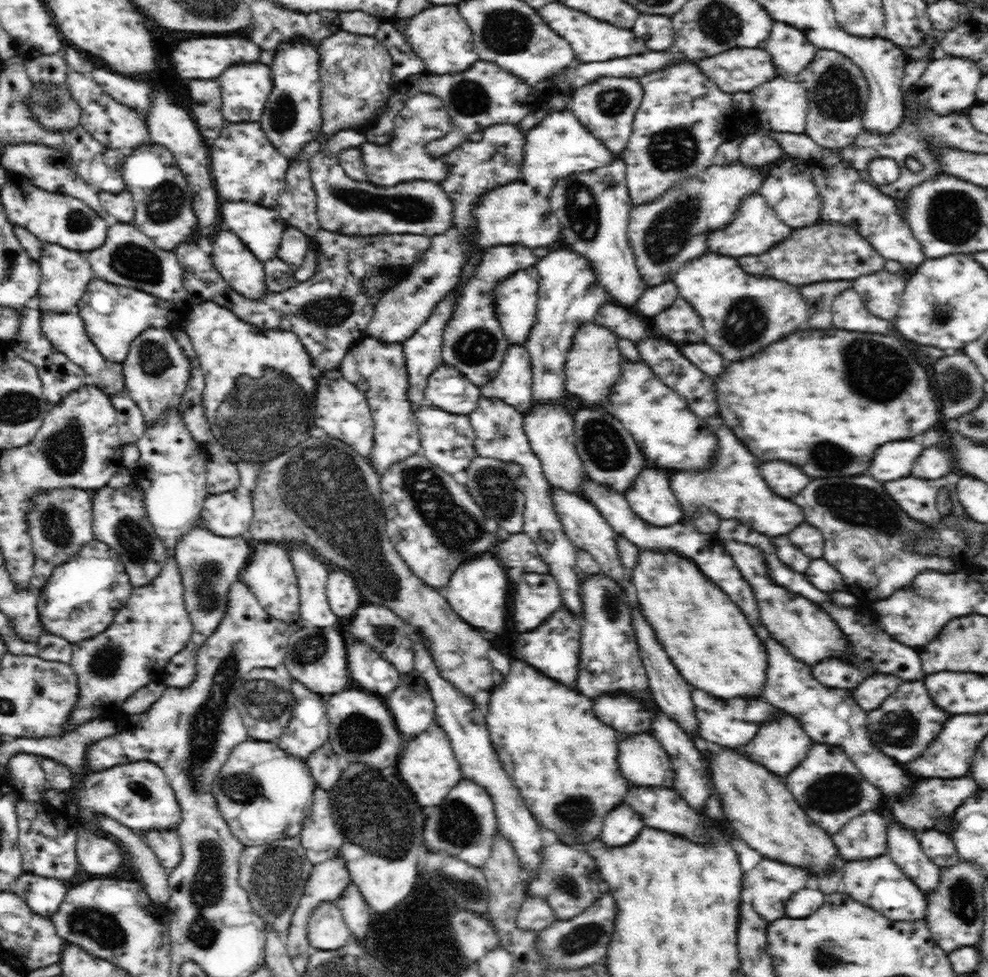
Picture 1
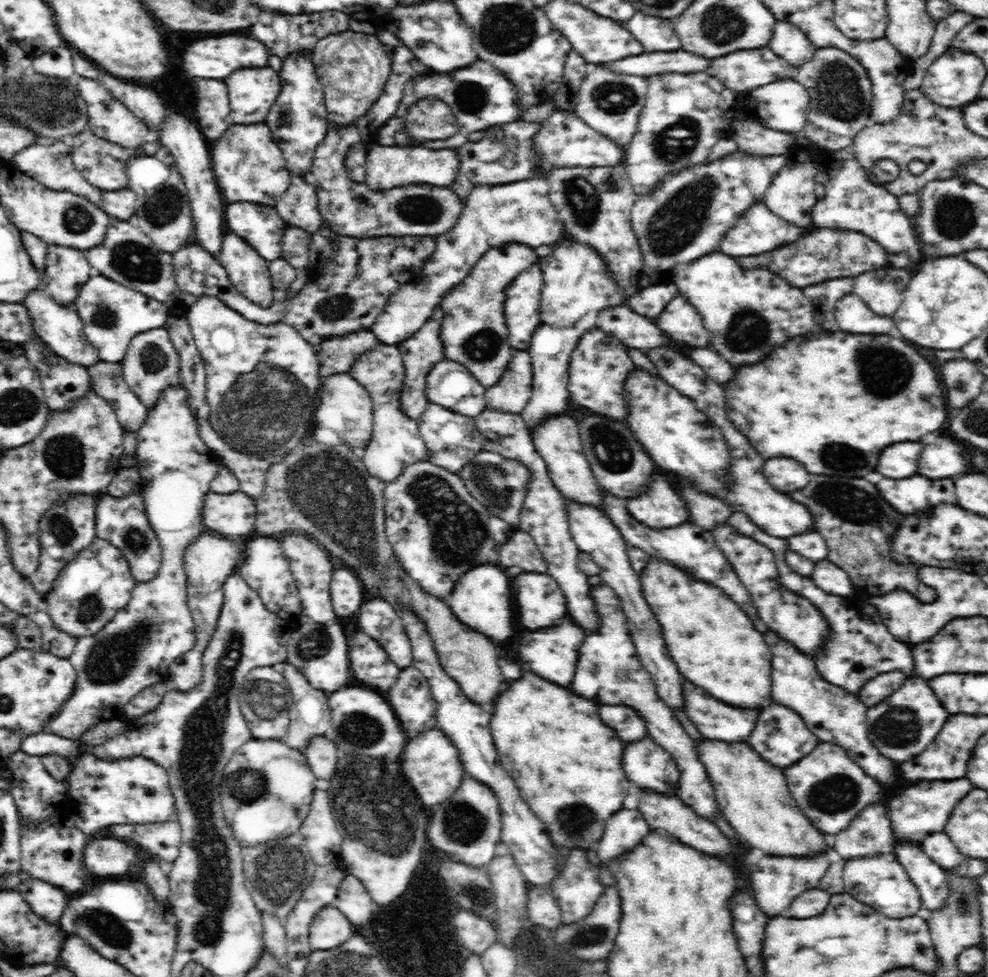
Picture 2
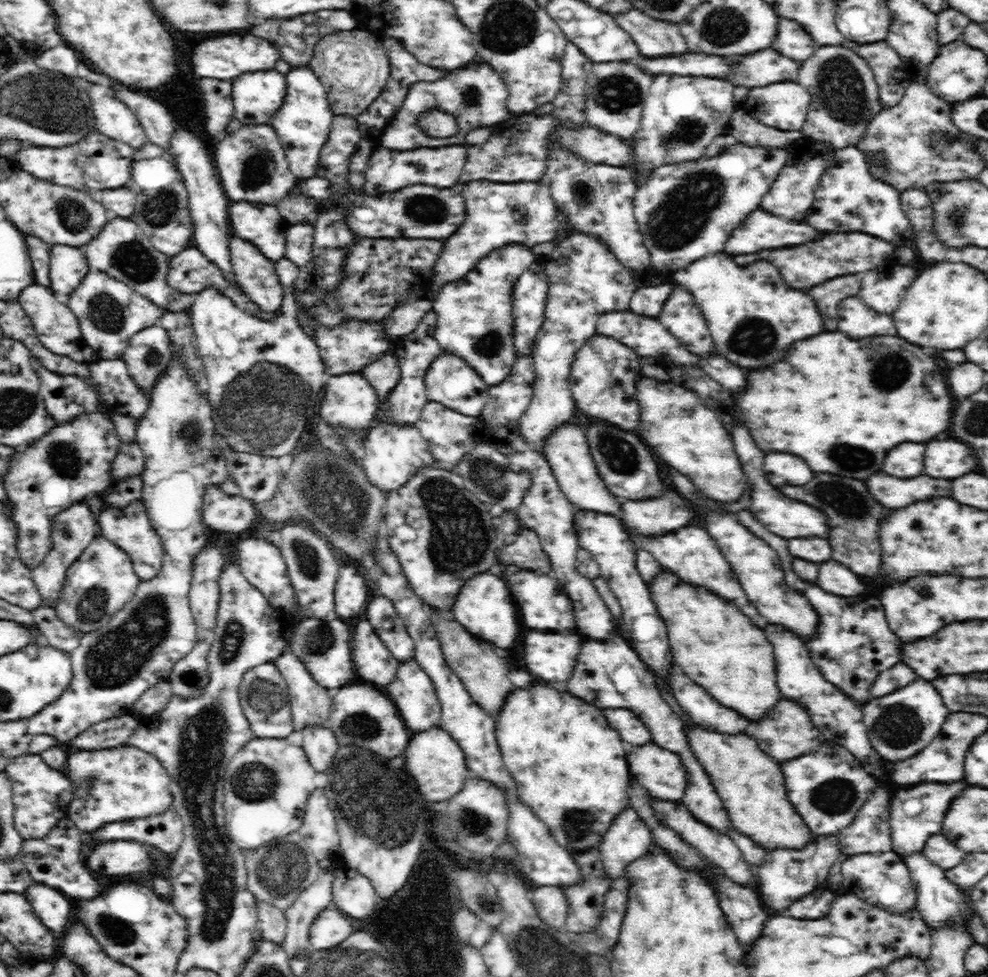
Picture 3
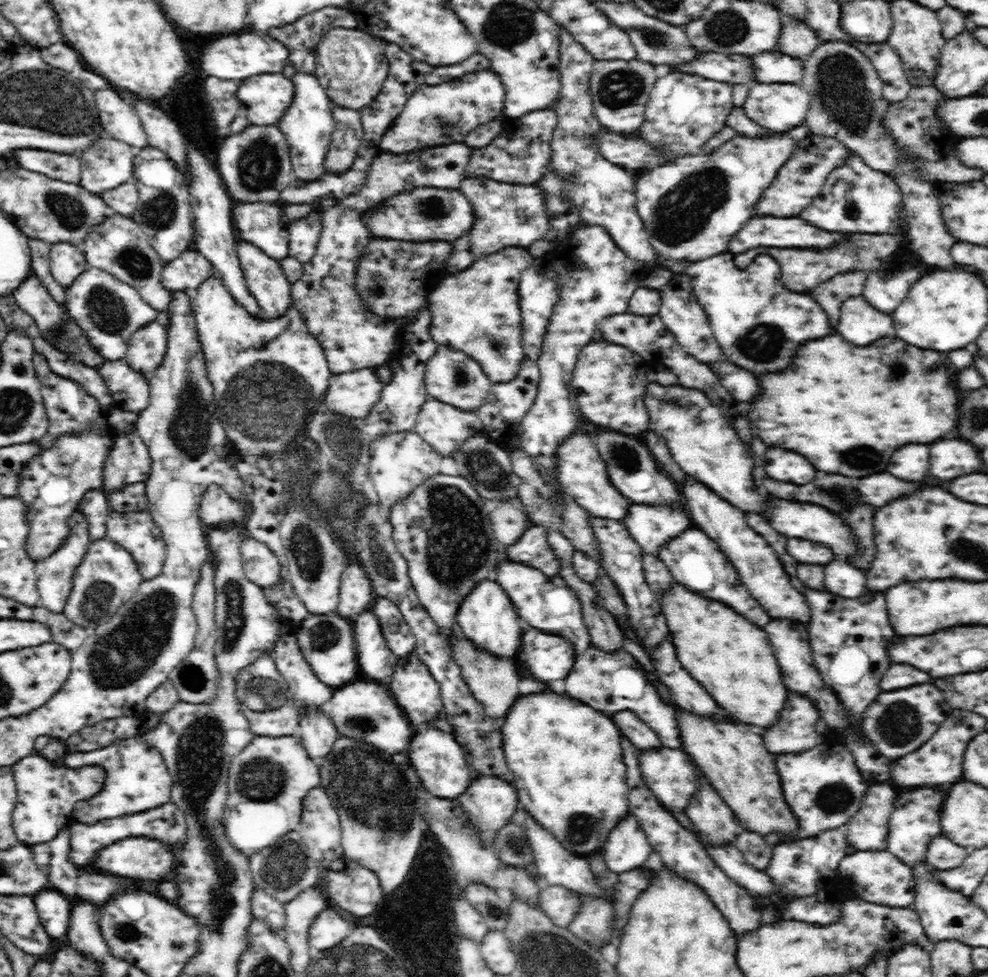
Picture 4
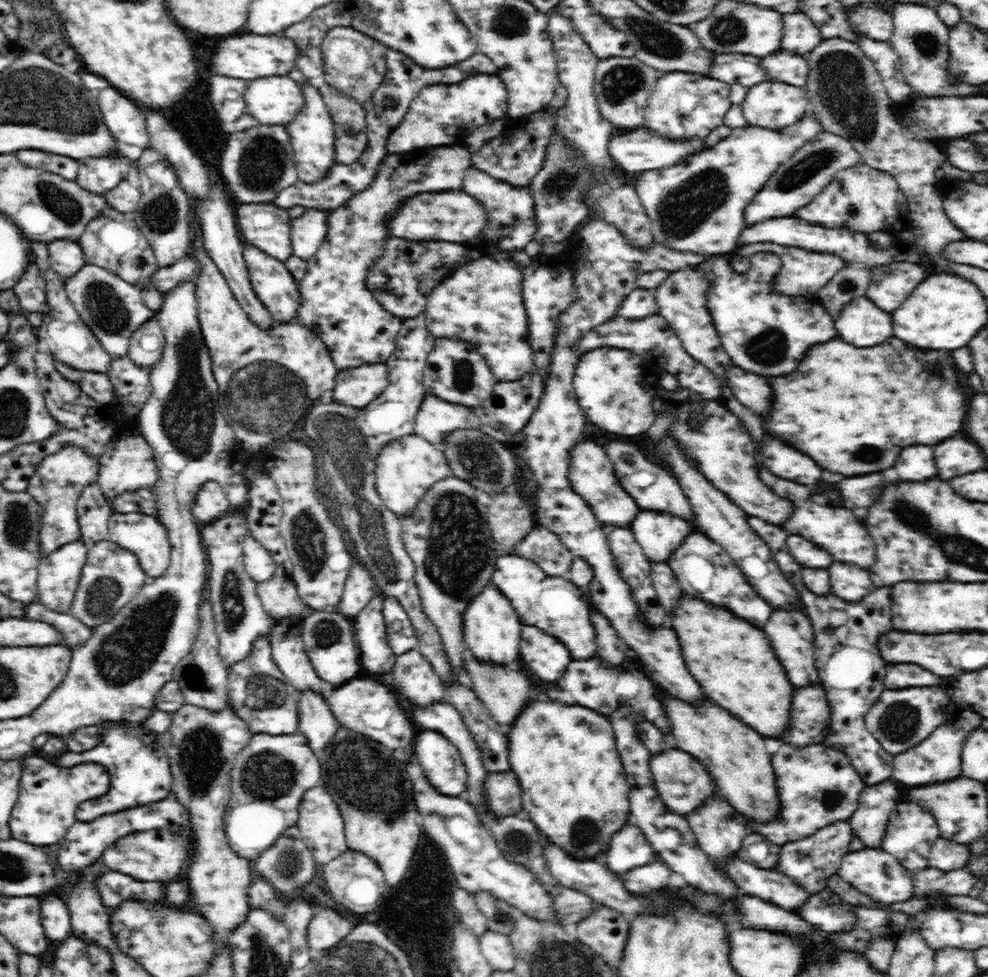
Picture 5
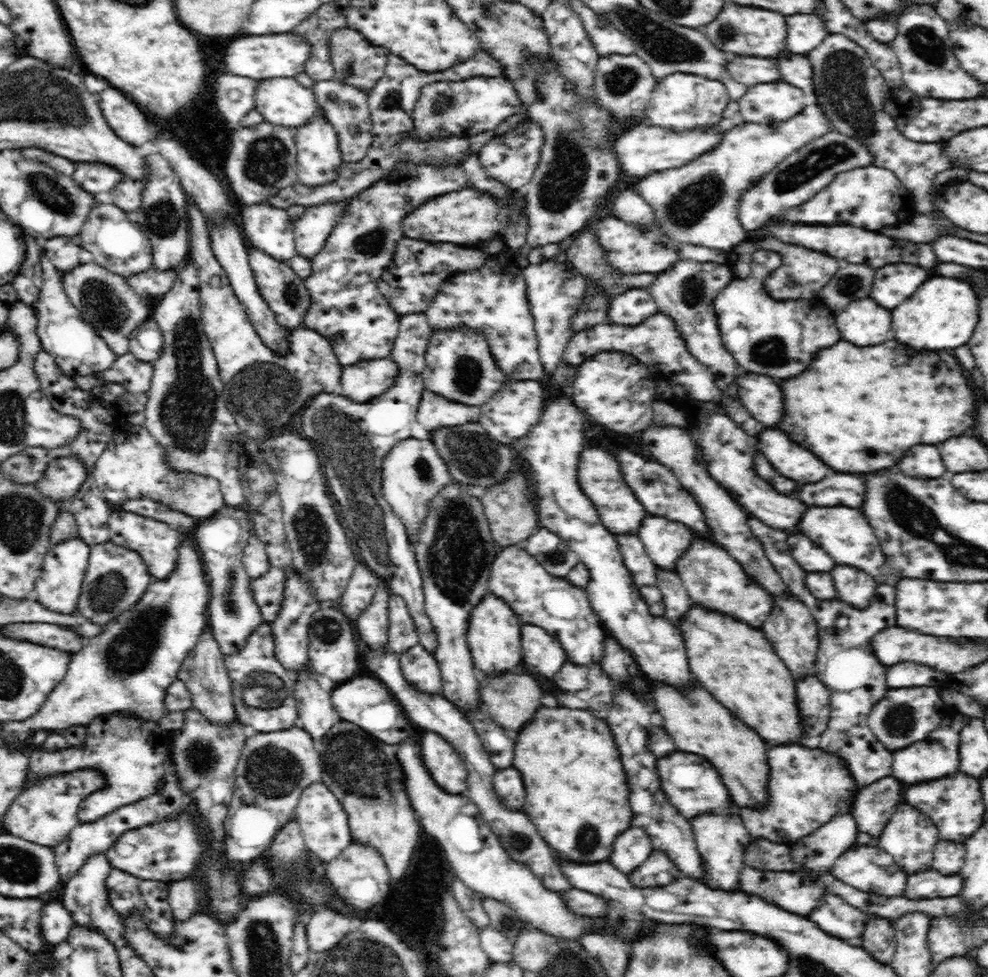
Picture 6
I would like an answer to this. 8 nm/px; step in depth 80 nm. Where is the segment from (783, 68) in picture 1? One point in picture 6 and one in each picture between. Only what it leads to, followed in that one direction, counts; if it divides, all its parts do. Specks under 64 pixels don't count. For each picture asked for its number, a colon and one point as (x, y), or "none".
2: (788, 42)
3: (792, 41)
4: (798, 39)
5: (801, 34)
6: (804, 31)

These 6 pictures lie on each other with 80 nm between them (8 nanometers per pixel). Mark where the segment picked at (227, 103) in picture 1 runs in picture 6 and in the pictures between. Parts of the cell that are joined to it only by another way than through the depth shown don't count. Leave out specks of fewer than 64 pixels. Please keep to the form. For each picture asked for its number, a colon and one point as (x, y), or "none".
2: (251, 93)
3: (257, 96)
4: (265, 98)
5: (270, 100)
6: (283, 101)

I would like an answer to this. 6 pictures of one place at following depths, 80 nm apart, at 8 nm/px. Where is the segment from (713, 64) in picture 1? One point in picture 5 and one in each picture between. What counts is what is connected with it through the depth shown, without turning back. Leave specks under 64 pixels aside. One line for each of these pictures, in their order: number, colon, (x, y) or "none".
2: (743, 70)
3: (764, 67)
4: (768, 67)
5: (781, 67)

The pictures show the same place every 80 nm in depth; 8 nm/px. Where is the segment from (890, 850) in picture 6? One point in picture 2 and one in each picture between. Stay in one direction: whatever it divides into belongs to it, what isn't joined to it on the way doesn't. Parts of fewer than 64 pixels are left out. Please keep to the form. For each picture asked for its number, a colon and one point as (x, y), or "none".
2: (922, 810)
3: (916, 815)
4: (913, 824)
5: (911, 832)

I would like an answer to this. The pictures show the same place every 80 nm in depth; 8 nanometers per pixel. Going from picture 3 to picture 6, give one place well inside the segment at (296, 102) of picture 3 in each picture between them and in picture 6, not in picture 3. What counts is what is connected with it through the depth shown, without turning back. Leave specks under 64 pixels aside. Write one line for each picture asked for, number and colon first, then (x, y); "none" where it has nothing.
4: (308, 126)
5: (312, 132)
6: (319, 160)

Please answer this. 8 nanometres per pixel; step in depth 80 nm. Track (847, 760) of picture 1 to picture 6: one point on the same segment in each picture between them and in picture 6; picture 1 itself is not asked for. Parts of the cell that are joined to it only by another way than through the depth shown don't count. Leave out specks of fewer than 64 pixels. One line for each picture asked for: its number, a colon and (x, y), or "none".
2: (829, 787)
3: (828, 787)
4: (823, 788)
5: (817, 786)
6: (807, 787)

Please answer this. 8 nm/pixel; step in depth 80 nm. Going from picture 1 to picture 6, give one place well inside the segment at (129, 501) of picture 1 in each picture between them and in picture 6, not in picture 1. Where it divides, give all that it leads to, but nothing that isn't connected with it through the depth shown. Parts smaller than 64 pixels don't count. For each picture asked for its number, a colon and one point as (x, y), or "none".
2: (122, 521)
3: (129, 528)
4: (135, 531)
5: (144, 535)
6: (157, 543)

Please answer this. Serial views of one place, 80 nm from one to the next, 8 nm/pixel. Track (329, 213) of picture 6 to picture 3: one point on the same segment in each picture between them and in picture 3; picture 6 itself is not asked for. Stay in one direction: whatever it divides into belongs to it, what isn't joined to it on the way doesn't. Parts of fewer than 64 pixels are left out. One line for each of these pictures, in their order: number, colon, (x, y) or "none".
3: (298, 242)
4: (304, 233)
5: (307, 232)

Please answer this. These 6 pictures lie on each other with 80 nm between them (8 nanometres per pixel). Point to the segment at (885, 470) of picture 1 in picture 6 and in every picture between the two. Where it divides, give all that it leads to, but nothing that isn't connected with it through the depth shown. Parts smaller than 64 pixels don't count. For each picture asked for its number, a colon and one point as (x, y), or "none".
2: (900, 461)
3: (905, 461)
4: (911, 463)
5: (915, 463)
6: (925, 461)

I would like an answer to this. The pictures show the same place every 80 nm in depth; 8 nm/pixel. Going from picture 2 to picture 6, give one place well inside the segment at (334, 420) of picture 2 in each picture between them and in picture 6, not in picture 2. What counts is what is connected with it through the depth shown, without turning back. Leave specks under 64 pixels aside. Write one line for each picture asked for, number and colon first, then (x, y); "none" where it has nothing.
3: (348, 400)
4: (355, 392)
5: (357, 387)
6: (367, 379)

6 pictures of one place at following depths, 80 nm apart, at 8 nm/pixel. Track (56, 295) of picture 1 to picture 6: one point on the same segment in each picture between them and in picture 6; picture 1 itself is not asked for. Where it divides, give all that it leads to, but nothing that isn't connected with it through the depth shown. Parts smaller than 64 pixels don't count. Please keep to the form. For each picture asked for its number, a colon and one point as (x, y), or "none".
2: (66, 269)
3: (68, 265)
4: (67, 261)
5: (67, 257)
6: (63, 251)

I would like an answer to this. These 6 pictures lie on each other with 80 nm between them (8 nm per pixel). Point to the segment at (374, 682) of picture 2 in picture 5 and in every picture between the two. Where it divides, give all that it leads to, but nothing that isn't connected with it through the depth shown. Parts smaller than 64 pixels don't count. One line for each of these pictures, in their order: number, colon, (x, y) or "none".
3: (373, 661)
4: (376, 660)
5: (370, 632)

